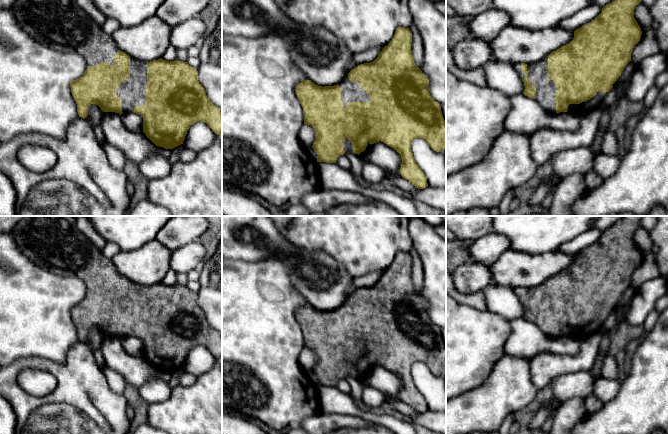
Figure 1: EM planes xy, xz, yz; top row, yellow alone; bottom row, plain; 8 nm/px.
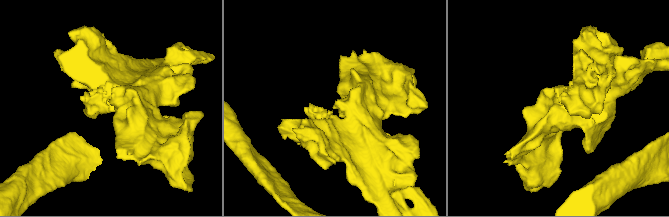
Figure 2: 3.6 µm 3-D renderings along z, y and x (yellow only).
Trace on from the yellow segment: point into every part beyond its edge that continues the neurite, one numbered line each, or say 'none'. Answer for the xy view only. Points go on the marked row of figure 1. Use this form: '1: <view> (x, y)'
1: xy (132, 92)

